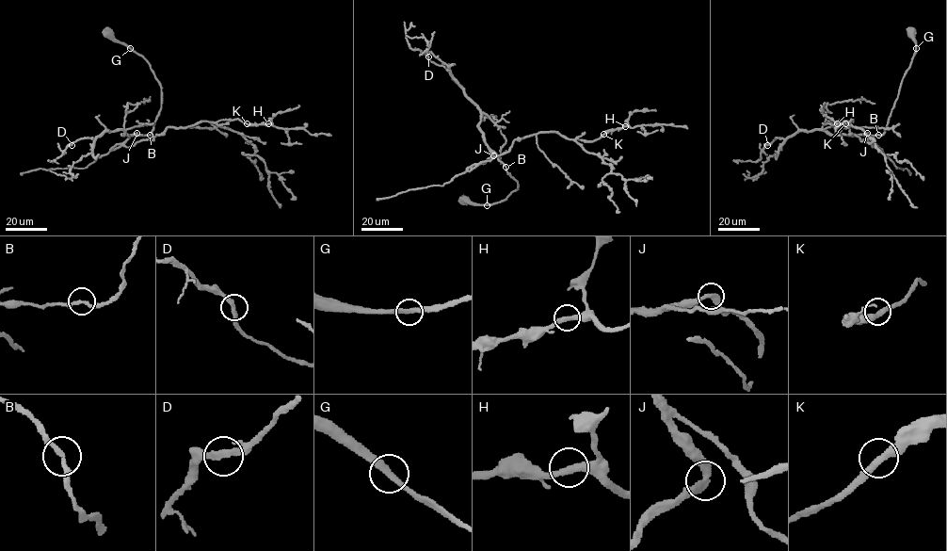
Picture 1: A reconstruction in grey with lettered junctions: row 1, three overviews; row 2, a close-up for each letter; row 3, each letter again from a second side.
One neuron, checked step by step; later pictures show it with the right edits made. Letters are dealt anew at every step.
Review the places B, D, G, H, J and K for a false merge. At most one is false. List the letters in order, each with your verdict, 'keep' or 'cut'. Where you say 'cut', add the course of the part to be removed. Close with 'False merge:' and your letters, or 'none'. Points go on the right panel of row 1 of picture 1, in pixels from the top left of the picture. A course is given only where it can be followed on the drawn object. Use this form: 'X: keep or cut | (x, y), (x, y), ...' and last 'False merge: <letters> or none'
B: keep
D: keep
G: keep
H: keep
J: keep
K: keep
False merge: none

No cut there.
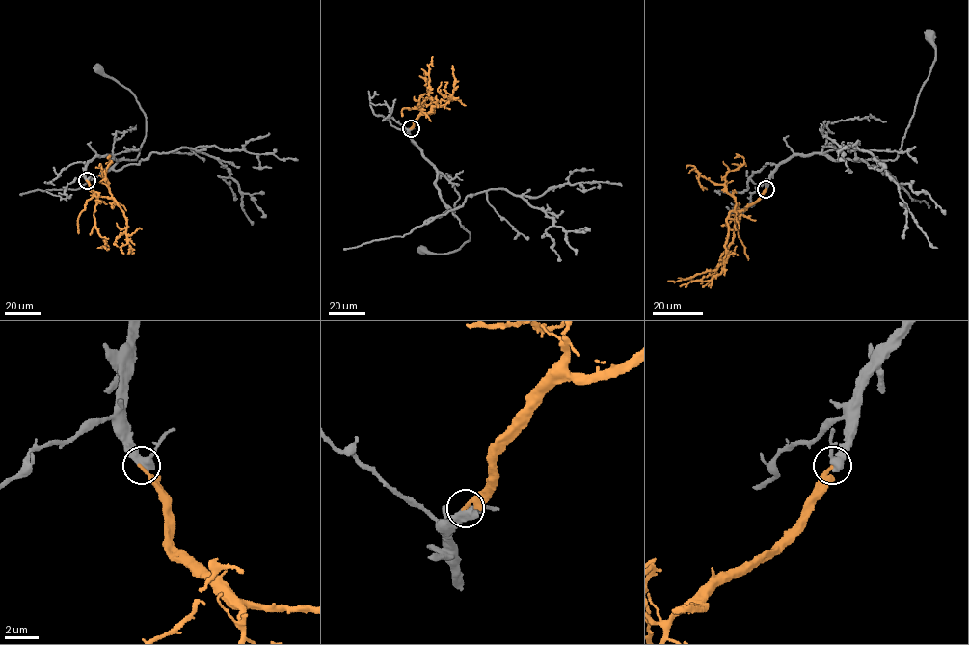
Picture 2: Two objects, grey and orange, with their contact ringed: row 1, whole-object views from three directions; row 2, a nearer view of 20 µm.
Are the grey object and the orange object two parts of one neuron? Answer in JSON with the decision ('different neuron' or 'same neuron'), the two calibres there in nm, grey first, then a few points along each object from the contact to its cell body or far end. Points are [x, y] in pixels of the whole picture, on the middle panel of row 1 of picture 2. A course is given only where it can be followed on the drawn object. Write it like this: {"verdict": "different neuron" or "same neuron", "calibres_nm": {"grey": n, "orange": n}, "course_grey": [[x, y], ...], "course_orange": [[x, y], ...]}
{"verdict": "same neuron", "calibres_nm": {"grey": 440, "orange": 200}, "course_grey": [[411, 128], [409, 136], [436, 170], [441, 199], [470, 238], [447, 253], [422, 250]], "course_orange": [[411, 128], [417, 118], [427, 114], [437, 102], [452, 97], [455, 83], [452, 66]]}

